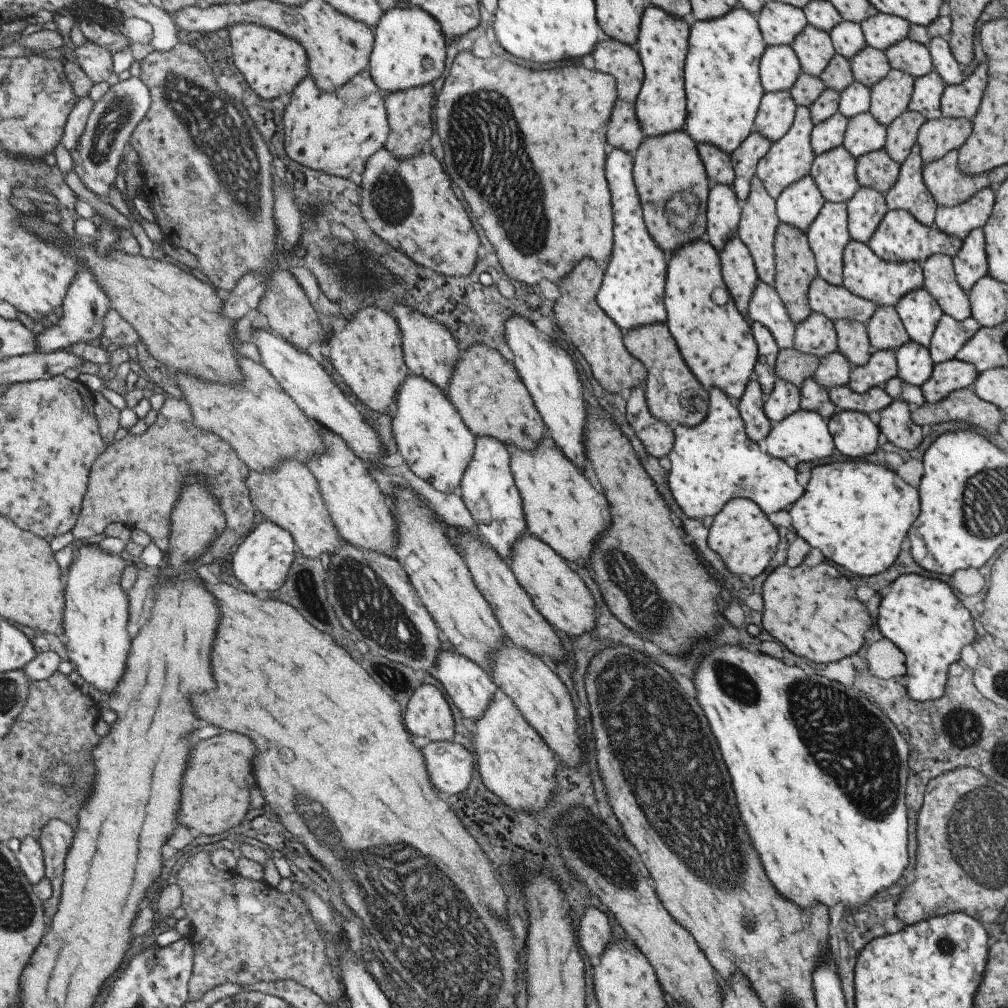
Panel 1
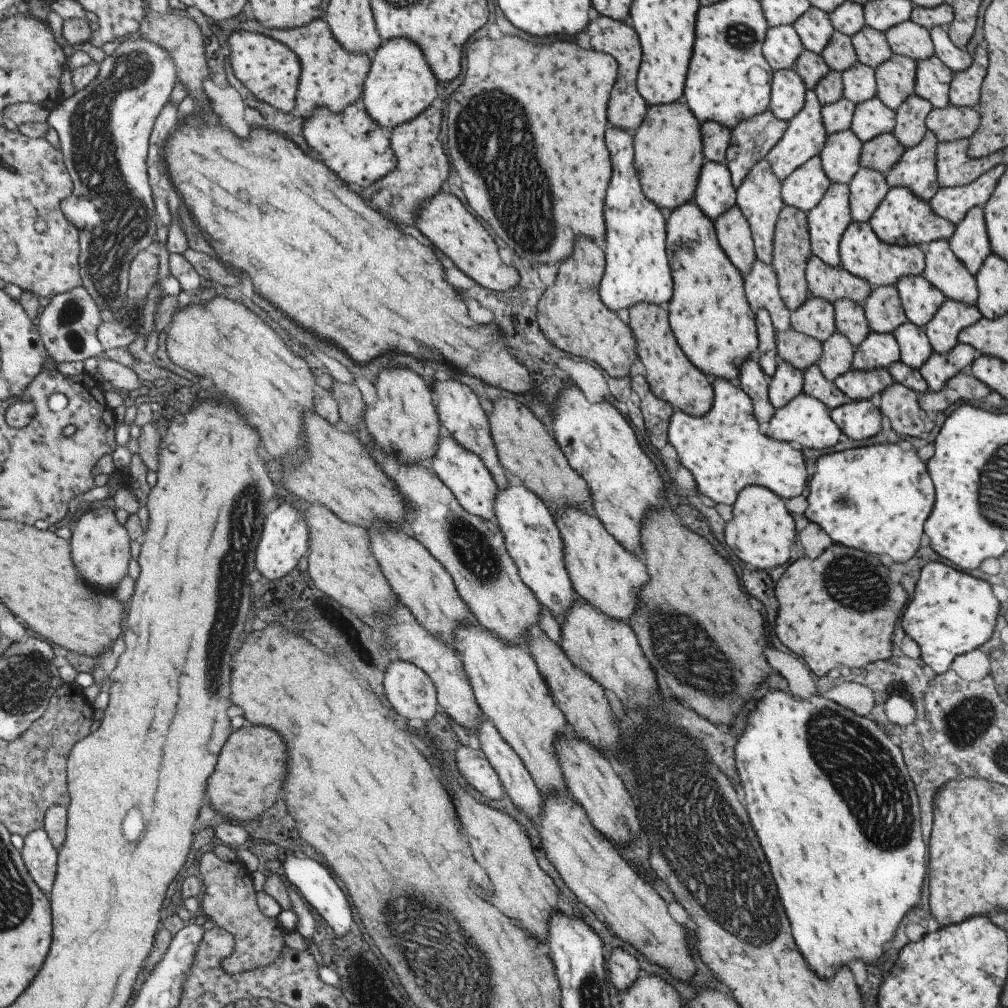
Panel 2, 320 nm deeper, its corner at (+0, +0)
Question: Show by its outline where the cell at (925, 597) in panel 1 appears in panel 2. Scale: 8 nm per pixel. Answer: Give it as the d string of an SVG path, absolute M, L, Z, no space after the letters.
M931 561L923 565L917 578L913 600L907 602L901 620L905 635L919 647L920 658L924 666L929 667L935 674L940 675L950 668L956 656L981 648L993 634L995 618L999 612L999 601L991 593L991 585L983 579L971 576L968 572L960 571L951 564L943 561Z

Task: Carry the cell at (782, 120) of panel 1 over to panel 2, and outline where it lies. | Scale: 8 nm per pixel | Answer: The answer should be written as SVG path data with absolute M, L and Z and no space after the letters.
M793 68L772 71L768 109L787 122L801 110L805 91L804 82Z

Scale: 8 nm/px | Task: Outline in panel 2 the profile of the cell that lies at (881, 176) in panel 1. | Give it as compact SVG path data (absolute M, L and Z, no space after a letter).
M892 132L877 135L862 143L859 164L885 174L899 160L904 149Z

